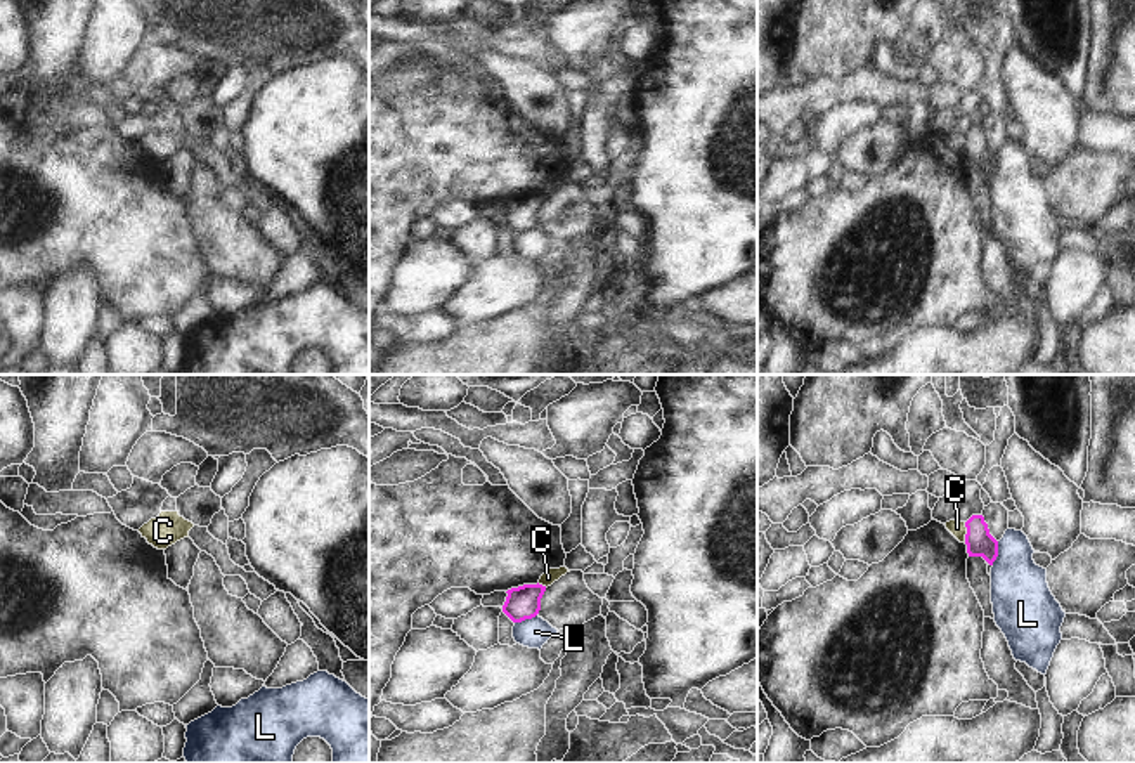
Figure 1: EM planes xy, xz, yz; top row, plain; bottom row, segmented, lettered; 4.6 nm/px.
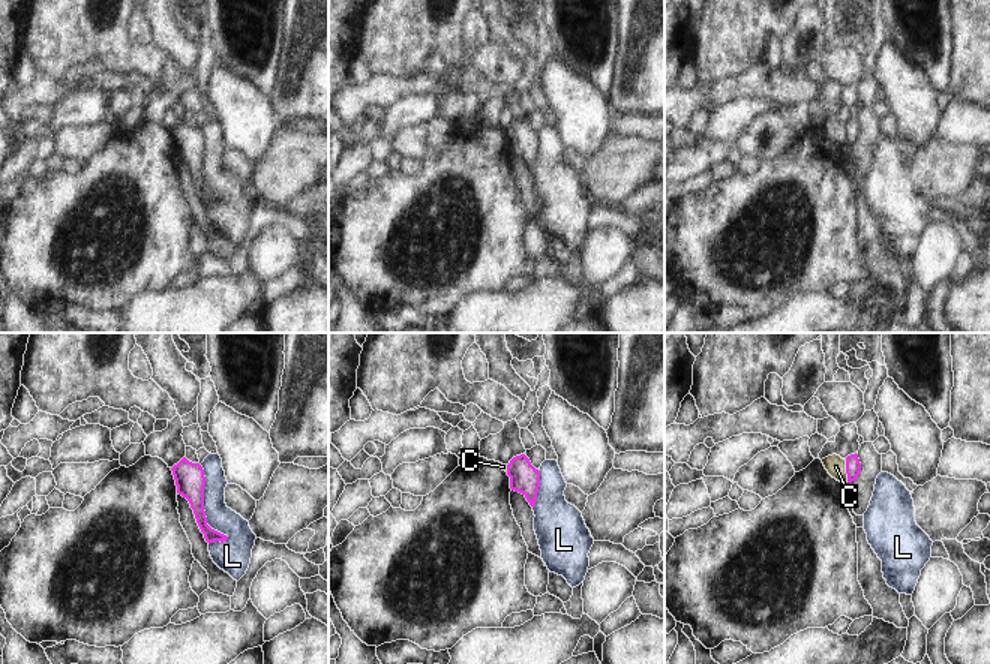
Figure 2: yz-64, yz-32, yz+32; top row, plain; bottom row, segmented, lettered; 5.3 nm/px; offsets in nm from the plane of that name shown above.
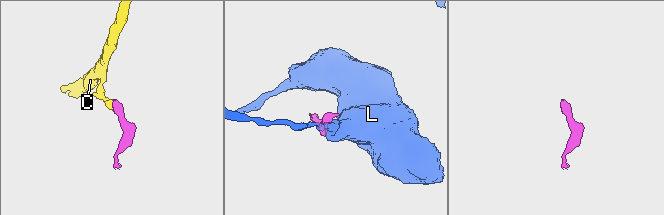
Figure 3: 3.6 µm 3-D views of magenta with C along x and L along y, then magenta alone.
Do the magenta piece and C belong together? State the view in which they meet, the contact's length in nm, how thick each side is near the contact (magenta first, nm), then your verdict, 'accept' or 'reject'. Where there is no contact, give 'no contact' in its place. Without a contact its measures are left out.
yz | 100 nm | 130/70 nm | reject

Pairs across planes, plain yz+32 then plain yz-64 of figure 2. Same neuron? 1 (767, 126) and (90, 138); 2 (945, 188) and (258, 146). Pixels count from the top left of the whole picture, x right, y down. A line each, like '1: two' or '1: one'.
1: one
2: two

